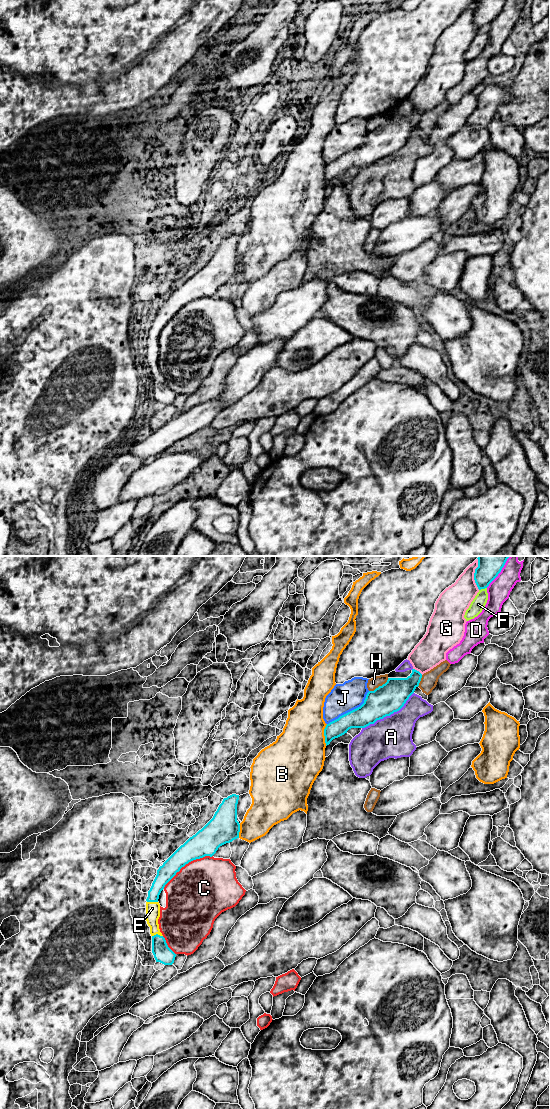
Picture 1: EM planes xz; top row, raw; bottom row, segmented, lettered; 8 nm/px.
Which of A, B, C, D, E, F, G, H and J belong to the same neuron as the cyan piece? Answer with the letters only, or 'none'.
E

